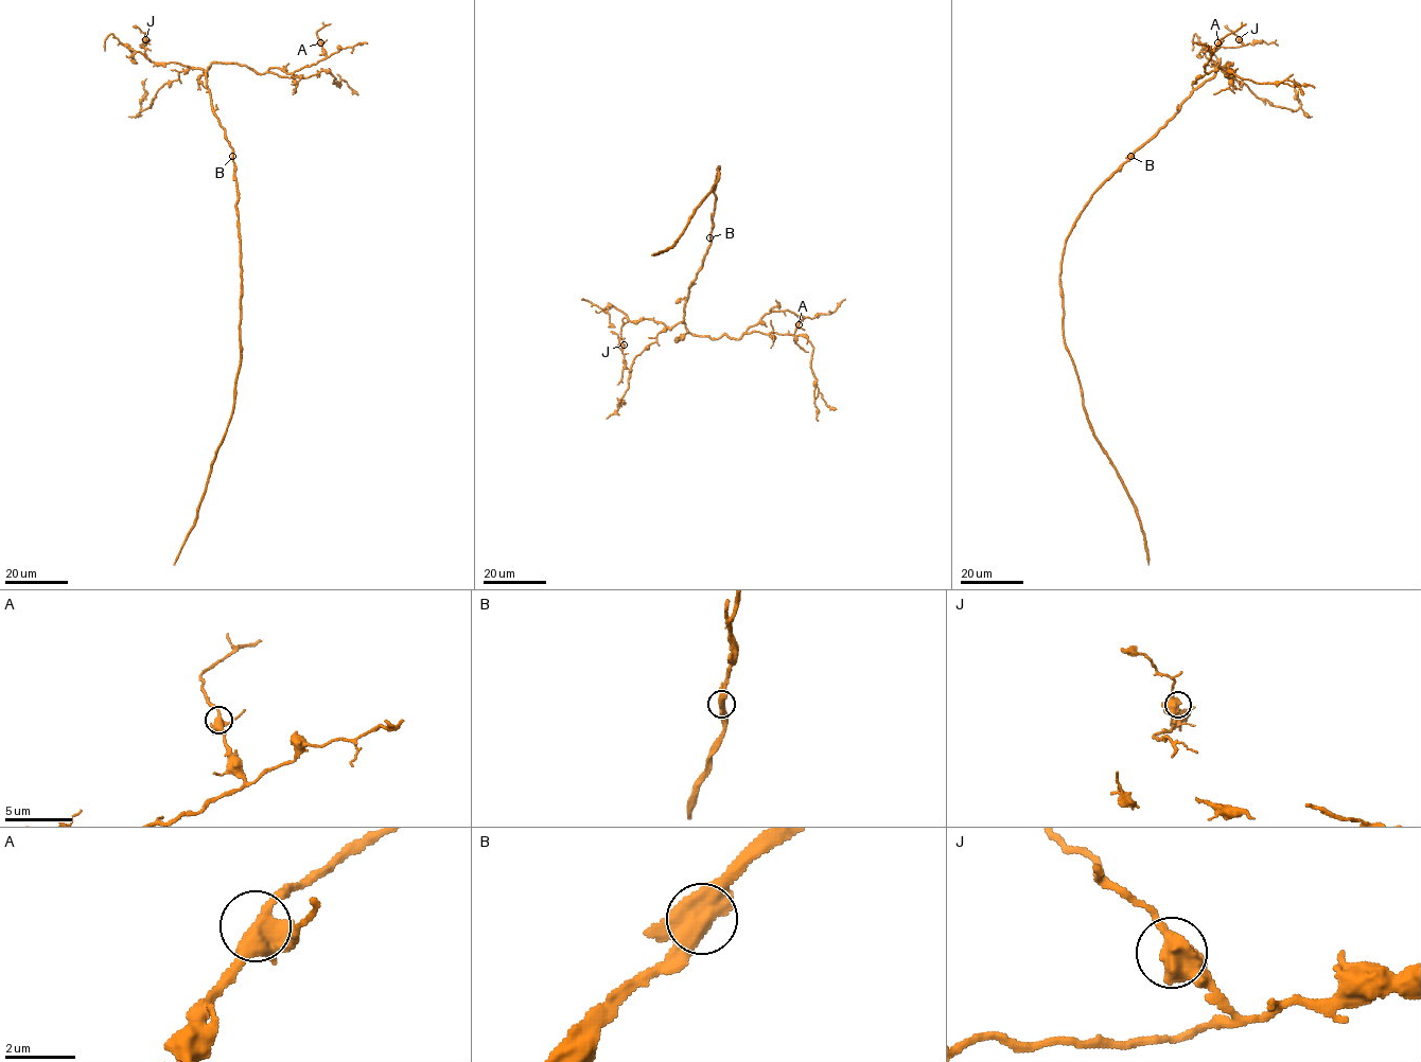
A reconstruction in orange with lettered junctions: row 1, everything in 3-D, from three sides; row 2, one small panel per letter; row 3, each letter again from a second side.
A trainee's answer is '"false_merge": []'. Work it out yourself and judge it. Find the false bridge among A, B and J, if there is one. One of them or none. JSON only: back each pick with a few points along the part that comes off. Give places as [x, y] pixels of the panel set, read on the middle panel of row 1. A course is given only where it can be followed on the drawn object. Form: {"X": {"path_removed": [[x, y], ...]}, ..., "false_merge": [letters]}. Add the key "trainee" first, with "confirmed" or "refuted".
{"trainee": "refuted", "B": {"path_removed": [[709, 237], [718, 166], [718, 180], [695, 208], [684, 231], [669, 248], [651, 254]]}, "false_merge": ["B"]}

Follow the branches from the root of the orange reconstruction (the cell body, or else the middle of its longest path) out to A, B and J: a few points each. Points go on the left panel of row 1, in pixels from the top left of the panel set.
A: (238, 195), (207, 69), (292, 73), (326, 57), (320, 42)
B: (238, 195), (232, 157)
J: (238, 195), (232, 149), (212, 109), (205, 71), (174, 62), (152, 62), (145, 49), (140, 47), (145, 39)

